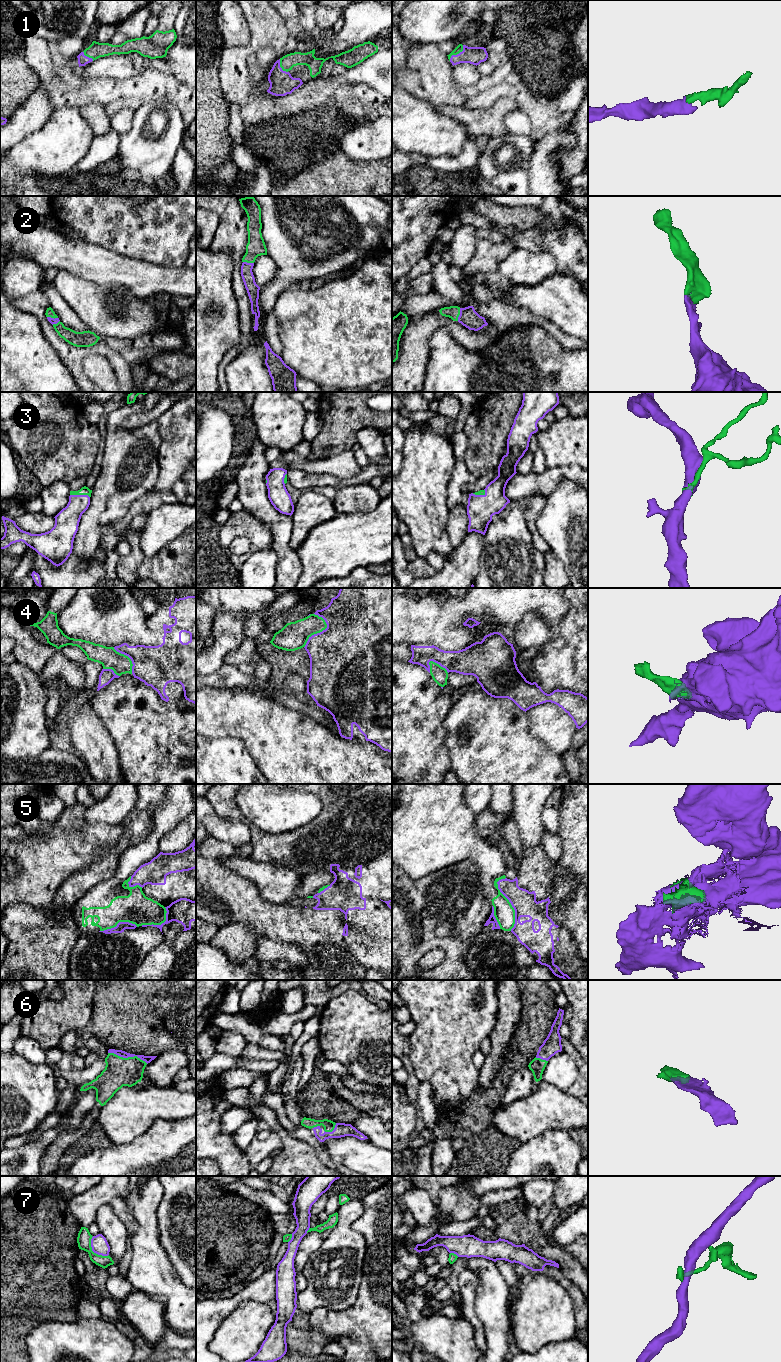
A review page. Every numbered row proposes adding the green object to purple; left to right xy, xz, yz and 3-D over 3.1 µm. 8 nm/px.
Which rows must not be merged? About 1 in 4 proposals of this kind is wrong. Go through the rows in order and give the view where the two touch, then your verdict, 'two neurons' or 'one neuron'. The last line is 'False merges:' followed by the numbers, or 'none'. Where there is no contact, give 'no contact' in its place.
1: contact in yz; one neuron
2: contact in yz; one neuron
3: contact in xy; one neuron
4: contact in xz; two neurons
5: contact in yz; two neurons
6: contact in xy; one neuron
7: contact in xy; two neurons
False merges: 4, 5, 7

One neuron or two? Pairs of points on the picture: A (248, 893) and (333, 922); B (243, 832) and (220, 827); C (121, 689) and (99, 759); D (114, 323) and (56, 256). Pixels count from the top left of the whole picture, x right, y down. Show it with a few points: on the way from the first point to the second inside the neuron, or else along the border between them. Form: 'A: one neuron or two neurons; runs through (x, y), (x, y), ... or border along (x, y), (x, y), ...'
A: one neuron; runs through (269, 914), (277, 922), (312, 922)
B: one neuron; runs through (237, 832), (226, 830)
C: two neurons; border along (95, 712), (108, 732), (117, 754)
D: two neurons; border along (59, 268), (64, 268), (92, 281)

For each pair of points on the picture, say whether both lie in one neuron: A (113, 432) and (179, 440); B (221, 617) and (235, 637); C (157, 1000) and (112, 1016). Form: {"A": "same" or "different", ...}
{"A": "different", "B": "same", "C": "same"}

